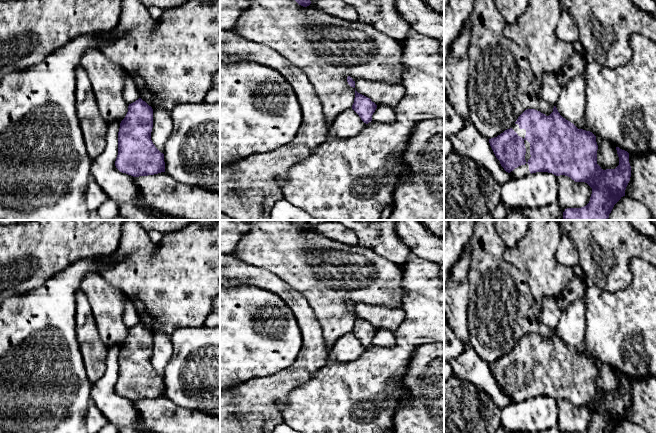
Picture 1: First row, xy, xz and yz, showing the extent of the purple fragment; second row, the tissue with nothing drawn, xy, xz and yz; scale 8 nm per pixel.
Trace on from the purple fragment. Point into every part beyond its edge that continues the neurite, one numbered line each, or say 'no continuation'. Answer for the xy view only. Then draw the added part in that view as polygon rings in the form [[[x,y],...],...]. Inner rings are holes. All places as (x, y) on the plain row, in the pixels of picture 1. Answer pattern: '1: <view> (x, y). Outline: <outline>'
no continuation

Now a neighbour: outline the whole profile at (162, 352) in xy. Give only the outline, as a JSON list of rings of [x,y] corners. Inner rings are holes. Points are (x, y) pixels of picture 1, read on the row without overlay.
[[[162,330],[153,333],[153,352],[151,364],[155,371],[163,377],[164,369],[173,354],[173,346],[170,337]]]

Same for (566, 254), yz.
[[[564,235],[561,237],[554,256],[560,264],[567,267],[573,268],[578,265],[577,247],[569,236]]]

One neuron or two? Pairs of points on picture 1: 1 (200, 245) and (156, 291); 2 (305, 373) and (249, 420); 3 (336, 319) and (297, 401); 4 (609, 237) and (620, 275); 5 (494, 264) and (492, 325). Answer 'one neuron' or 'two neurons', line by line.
1: one neuron
2: one neuron
3: two neurons
4: one neuron
5: one neuron

